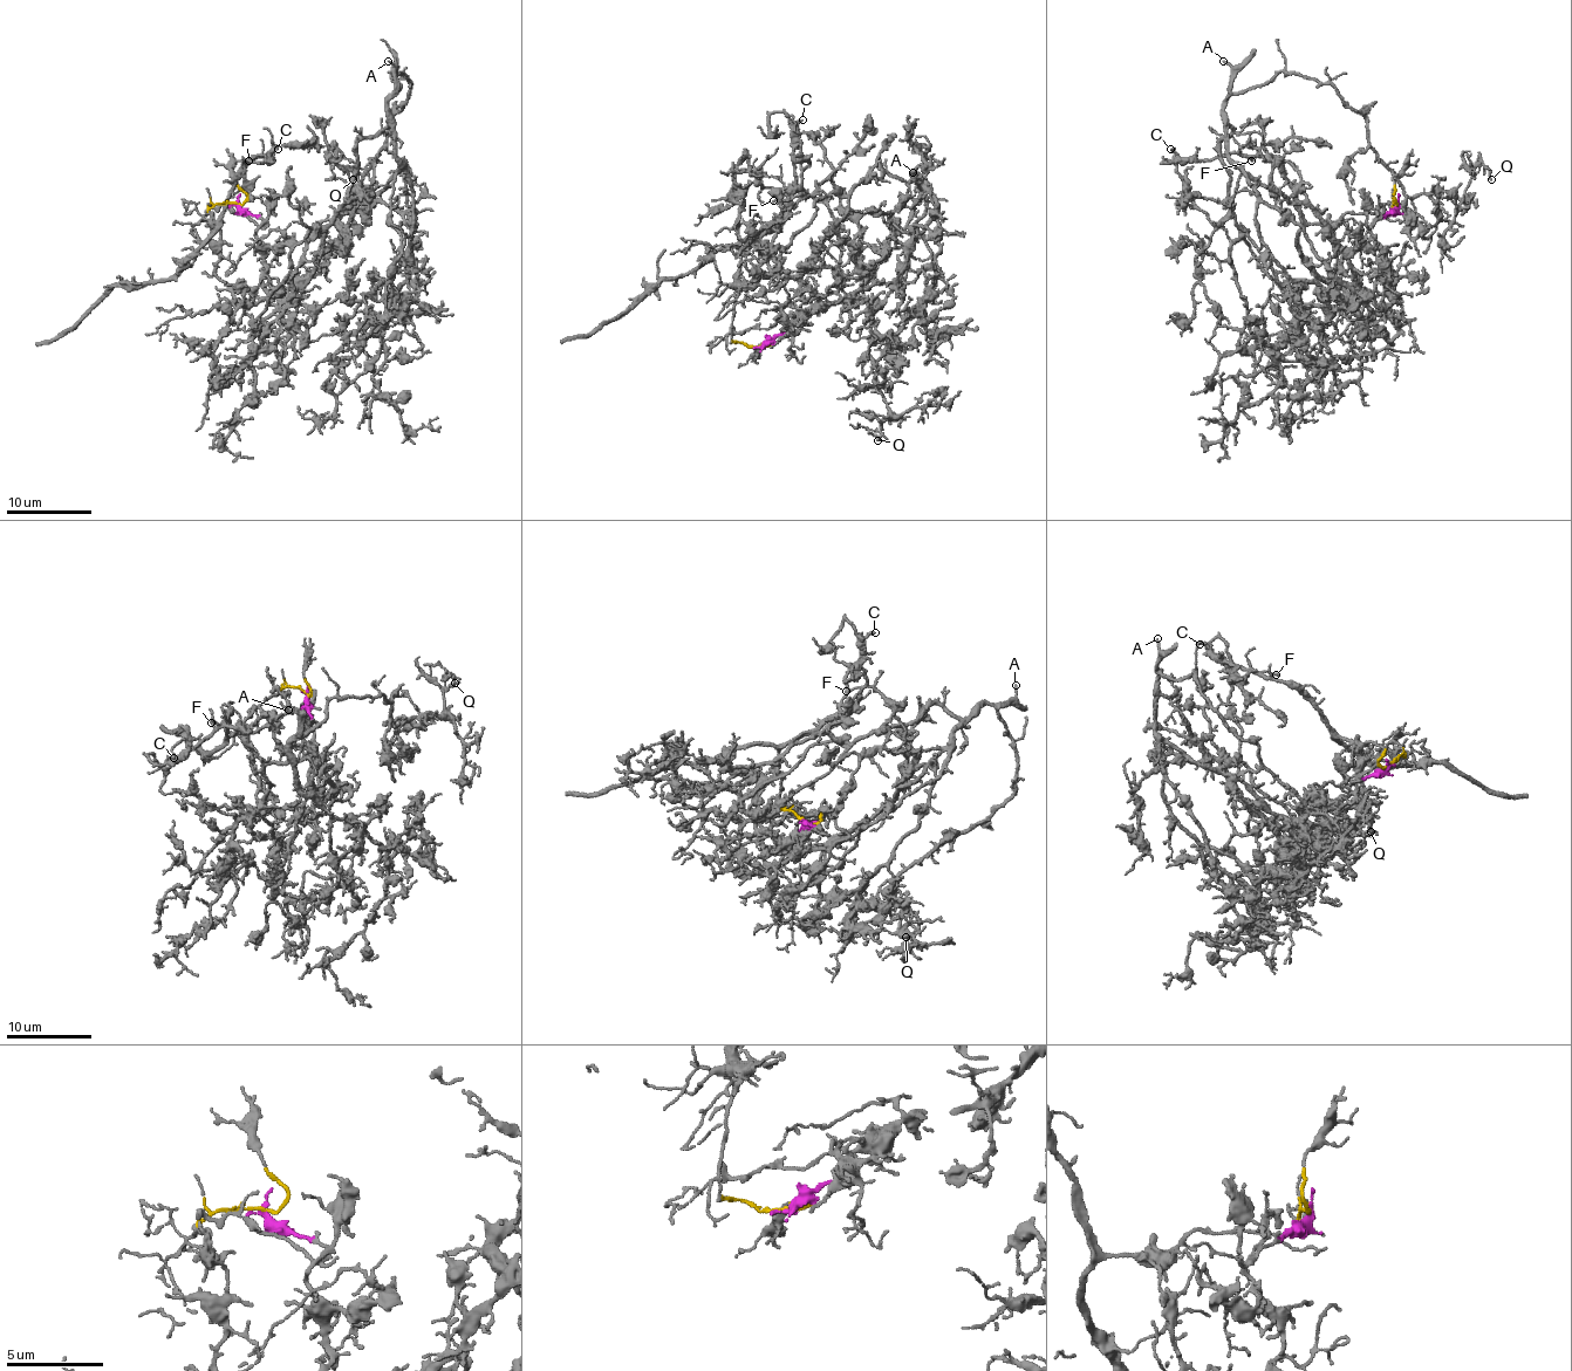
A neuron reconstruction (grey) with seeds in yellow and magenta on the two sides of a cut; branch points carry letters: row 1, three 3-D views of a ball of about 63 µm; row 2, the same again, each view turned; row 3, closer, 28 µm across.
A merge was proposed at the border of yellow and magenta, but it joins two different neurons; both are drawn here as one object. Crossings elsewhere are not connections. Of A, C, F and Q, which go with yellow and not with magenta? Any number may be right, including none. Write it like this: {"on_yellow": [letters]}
{"on_yellow": ["C", "F"]}

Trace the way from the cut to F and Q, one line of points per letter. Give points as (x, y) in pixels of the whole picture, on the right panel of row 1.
F: (1396, 203), (1388, 213), (1344, 213), (1334, 221), (1312, 224), (1286, 172), (1273, 160), (1245, 156), (1252, 160)
Q: (1396, 203), (1371, 292), (1235, 164), (1224, 101), (1328, 83), (1409, 196), (1490, 179)

